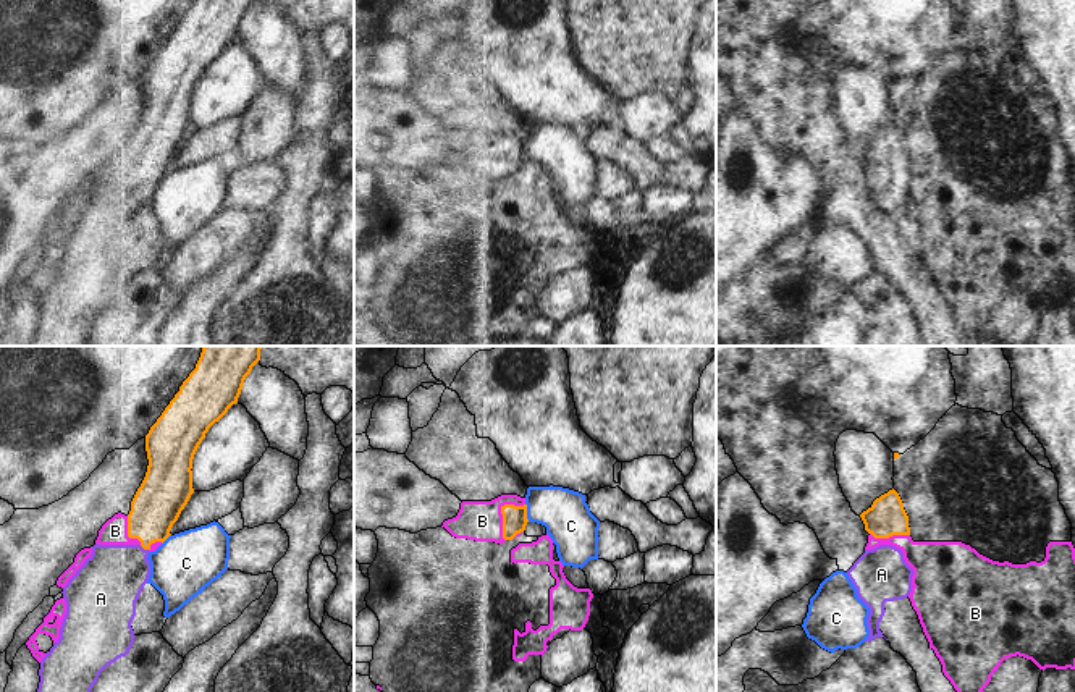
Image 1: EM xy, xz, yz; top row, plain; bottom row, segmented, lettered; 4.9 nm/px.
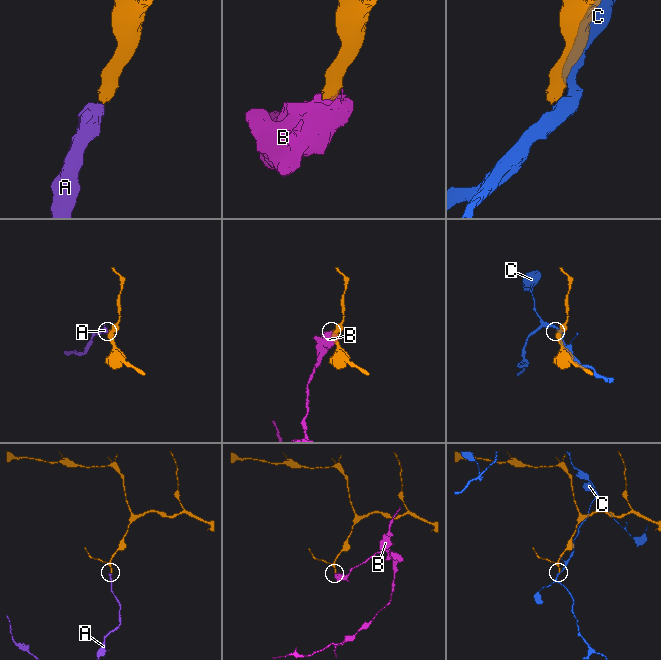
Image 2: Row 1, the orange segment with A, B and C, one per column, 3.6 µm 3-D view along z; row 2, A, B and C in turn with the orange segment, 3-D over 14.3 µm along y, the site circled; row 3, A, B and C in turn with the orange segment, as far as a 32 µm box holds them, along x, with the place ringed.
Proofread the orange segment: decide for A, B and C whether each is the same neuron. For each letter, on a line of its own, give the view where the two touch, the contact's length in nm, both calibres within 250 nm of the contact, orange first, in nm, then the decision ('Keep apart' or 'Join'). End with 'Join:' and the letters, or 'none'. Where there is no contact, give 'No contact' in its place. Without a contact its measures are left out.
A: Touches orange in xy. Shared border 50 nm. Thickness 240 nm (orange) against 320 nm. Join
B: Touches orange in xz. Shared border 220 nm. Thickness 130 nm (orange) against 200 nm. Keep apart
C: Touches orange in xz. Shared border 100 nm. Thickness 130 nm (orange) against 240 nm. Keep apart
Join: A.

